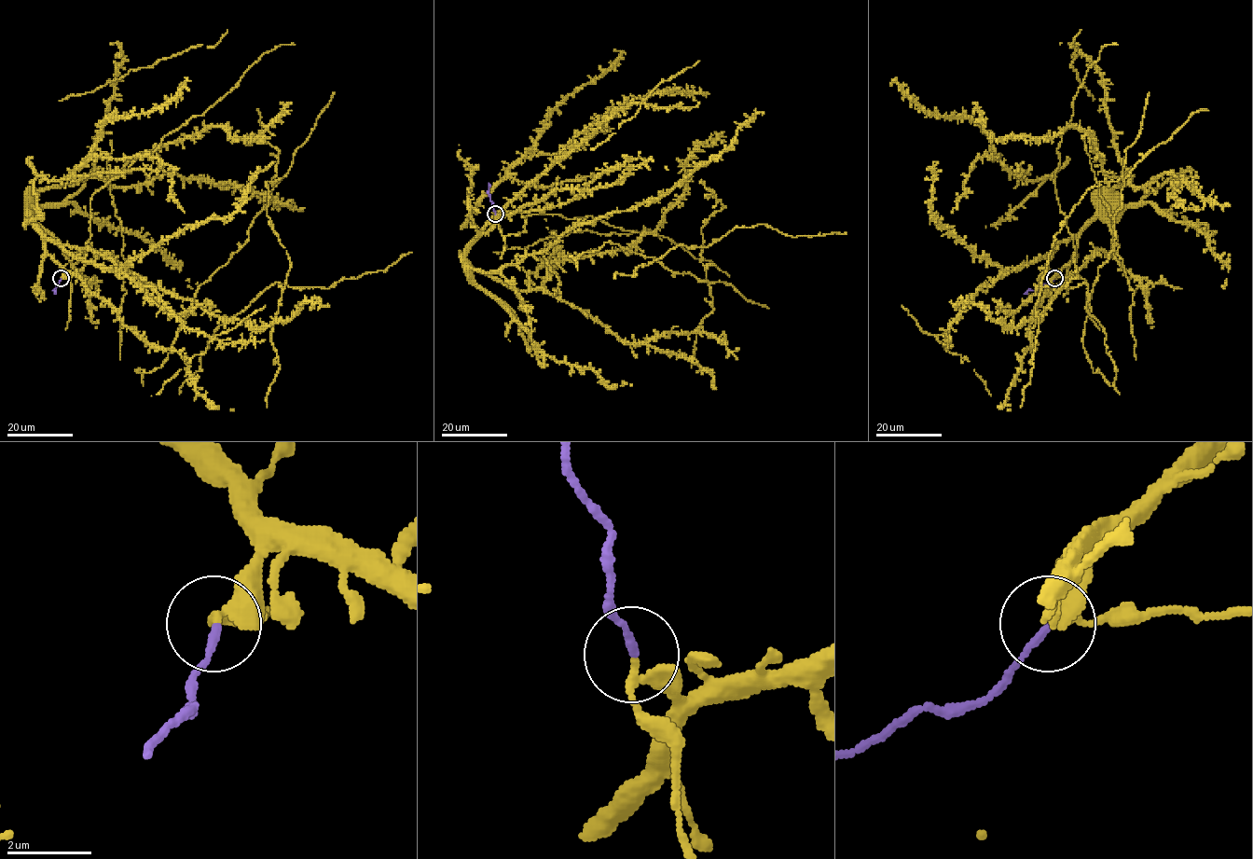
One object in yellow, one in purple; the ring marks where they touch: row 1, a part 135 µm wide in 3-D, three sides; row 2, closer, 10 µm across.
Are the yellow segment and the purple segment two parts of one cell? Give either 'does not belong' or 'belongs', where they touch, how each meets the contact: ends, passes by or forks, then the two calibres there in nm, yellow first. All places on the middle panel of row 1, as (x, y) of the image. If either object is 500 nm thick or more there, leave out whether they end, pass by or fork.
belongs; at (495, 214); yellow passes by; purple ends there; 180 nm thick on the yellow side, 170 nm on the other

